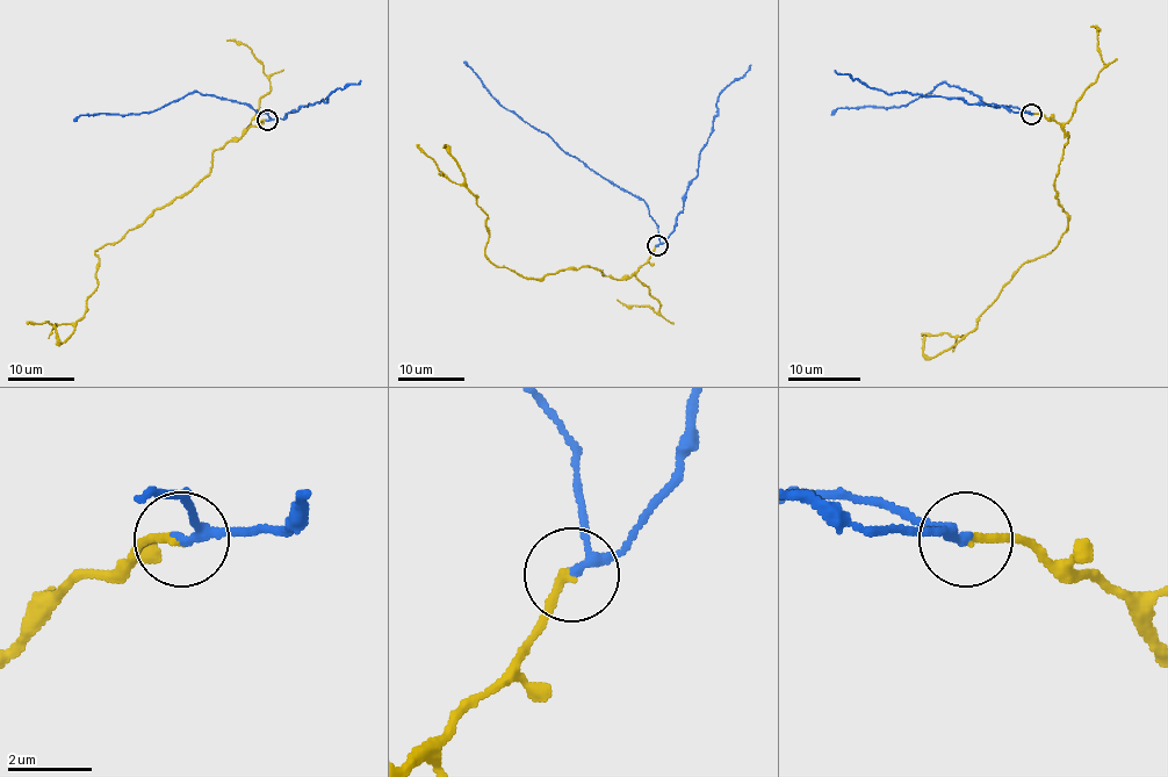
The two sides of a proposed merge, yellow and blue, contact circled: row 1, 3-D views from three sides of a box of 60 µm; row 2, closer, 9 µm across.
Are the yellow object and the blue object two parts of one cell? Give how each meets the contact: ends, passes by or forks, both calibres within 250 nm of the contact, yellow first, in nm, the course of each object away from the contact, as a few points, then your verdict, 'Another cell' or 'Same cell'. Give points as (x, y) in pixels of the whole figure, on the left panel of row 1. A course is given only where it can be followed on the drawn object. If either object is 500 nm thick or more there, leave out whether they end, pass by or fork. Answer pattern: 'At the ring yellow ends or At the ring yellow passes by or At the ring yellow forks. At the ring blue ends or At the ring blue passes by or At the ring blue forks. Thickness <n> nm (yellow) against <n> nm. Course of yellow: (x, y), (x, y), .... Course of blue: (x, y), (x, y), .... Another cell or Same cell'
At the ring yellow ends. At the ring blue passes by. Thickness 200 nm (yellow) against 200 nm. Course of yellow: (267, 120), (214, 151), (211, 168), (192, 188), (94, 252), (98, 287), (85, 315), (59, 343), (52, 324). Course of blue: (267, 120), (267, 113), (259, 113), (252, 107), (192, 92), (153, 112), (79, 115), (73, 120). Same cell

